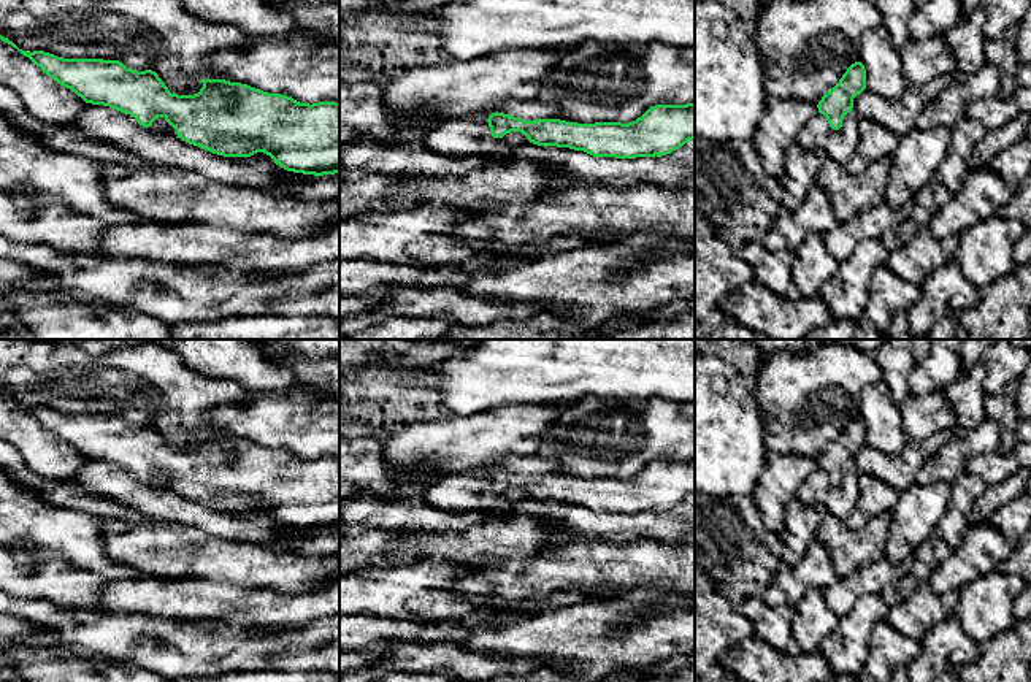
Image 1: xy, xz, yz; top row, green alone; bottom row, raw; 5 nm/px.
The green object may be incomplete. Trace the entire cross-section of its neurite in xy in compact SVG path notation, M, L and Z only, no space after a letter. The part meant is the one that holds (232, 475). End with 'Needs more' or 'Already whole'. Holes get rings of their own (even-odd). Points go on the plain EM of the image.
M0 390L3 398L29 412L49 433L71 444L86 458L103 460L130 469L140 481L151 482L163 473L182 496L224 512L270 511L287 527L303 530L339 528L339 458L300 458L292 452L268 449L241 438L201 435L203 443L194 450L171 449L152 425L136 427L119 416L63 414L44 406L22 406Z. Already whole

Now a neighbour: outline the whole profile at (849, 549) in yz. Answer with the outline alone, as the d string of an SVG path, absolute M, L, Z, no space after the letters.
M825 512L815 538L828 549L837 577L845 577L861 566L882 560L891 514L883 512L861 530L850 530L844 520Z

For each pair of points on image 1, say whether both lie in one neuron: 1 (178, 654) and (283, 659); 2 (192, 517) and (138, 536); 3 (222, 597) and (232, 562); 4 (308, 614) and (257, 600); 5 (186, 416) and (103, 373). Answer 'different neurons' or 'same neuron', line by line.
1: same neuron
2: different neurons
3: different neurons
4: same neuron
5: same neuron

